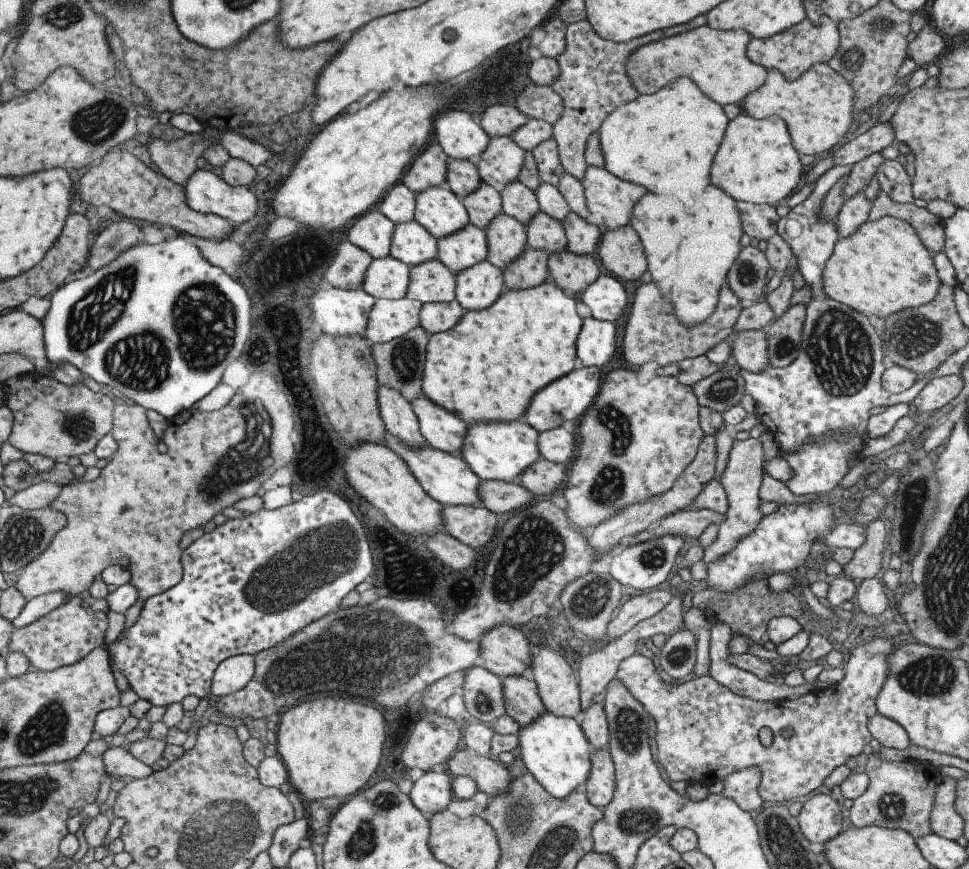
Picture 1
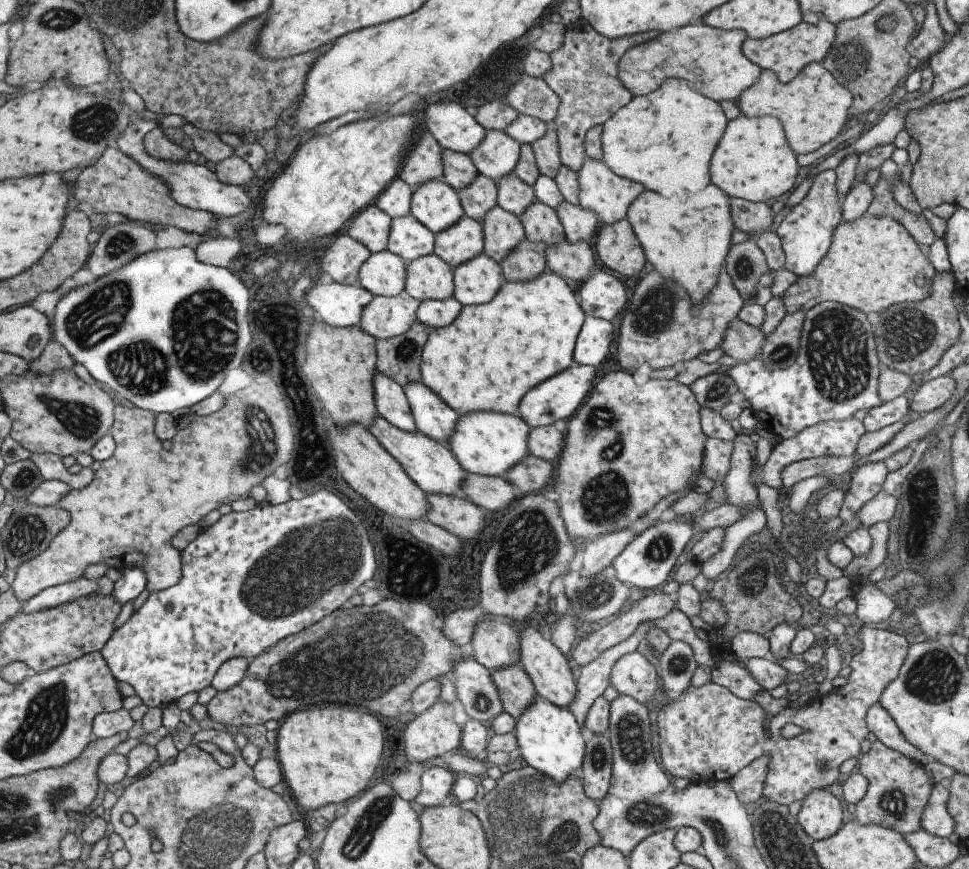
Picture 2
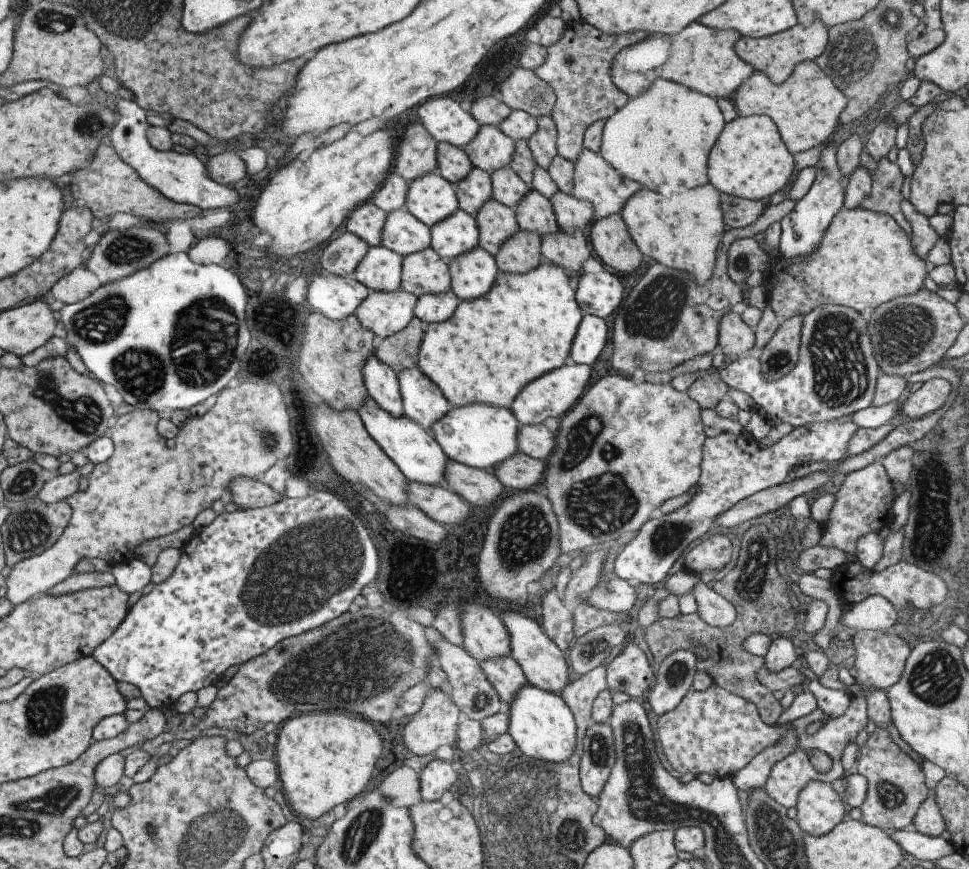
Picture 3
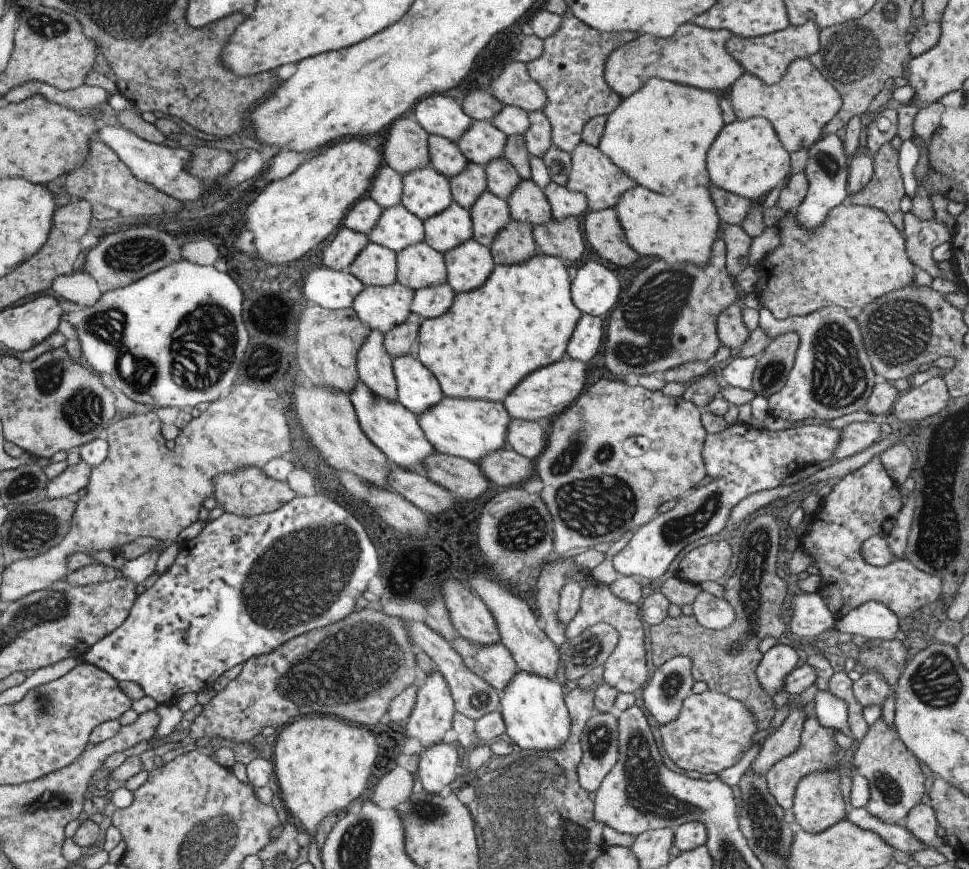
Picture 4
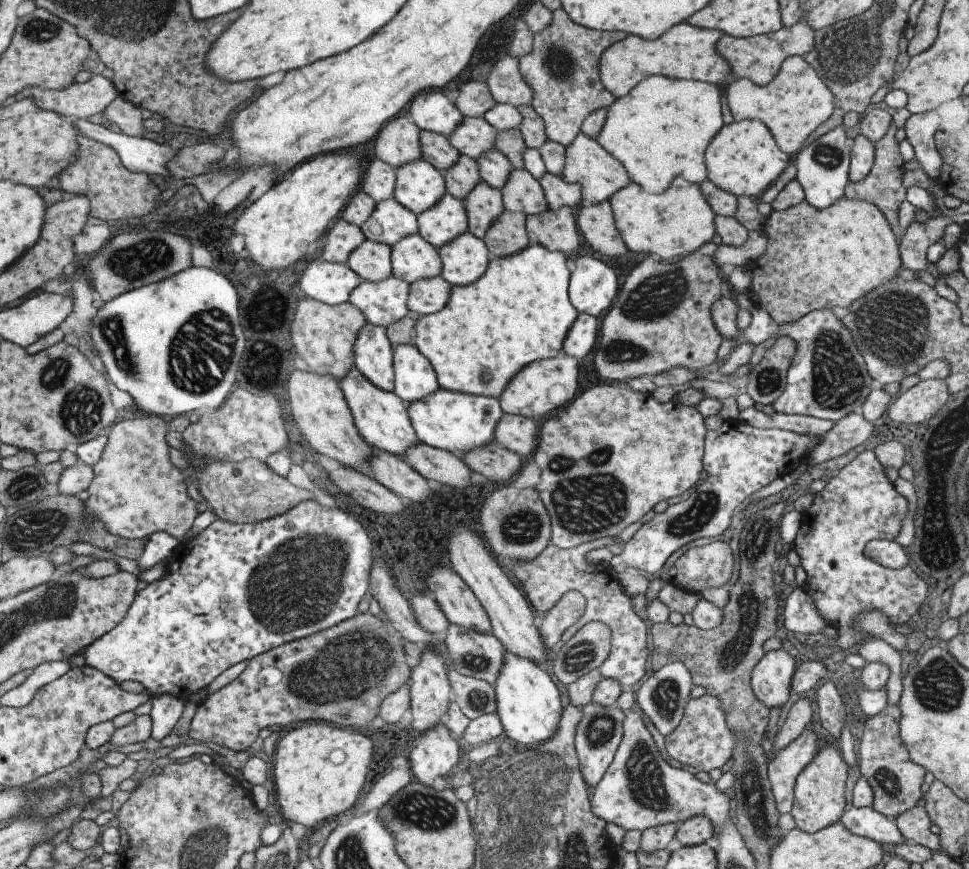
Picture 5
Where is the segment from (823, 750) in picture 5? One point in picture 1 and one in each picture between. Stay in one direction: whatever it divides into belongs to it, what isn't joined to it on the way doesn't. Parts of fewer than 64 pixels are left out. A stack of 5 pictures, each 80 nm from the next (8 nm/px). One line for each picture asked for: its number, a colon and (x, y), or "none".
1: (819, 819)
2: (820, 815)
3: (819, 809)
4: (817, 804)

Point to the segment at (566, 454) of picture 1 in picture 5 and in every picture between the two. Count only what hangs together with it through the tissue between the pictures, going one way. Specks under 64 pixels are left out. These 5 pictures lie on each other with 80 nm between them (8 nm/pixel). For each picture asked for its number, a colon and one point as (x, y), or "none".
2: (546, 442)
3: (536, 441)
4: (527, 438)
5: (516, 433)

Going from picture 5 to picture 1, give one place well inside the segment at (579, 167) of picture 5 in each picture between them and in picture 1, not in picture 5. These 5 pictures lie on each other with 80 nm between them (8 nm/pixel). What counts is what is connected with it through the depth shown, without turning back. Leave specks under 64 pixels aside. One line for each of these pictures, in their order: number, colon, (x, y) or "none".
1: (612, 198)
2: (608, 196)
3: (594, 181)
4: (591, 173)

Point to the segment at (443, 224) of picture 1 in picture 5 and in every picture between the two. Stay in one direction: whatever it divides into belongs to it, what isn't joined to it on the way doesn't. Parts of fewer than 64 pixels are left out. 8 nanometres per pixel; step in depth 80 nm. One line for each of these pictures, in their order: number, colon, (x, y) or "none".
2: (435, 205)
3: (429, 198)
4: (424, 192)
5: (417, 185)

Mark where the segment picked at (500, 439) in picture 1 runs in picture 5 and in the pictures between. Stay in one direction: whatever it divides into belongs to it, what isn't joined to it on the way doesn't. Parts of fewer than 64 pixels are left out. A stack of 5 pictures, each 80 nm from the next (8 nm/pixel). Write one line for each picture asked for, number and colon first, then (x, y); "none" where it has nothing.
2: (485, 443)
3: (480, 436)
4: (469, 428)
5: (448, 420)

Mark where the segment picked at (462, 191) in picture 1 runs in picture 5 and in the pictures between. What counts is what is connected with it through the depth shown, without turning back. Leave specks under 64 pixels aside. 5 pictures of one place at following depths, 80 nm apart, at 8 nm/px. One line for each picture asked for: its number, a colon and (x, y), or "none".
2: (458, 171)
3: (452, 164)
4: (443, 155)
5: (435, 149)

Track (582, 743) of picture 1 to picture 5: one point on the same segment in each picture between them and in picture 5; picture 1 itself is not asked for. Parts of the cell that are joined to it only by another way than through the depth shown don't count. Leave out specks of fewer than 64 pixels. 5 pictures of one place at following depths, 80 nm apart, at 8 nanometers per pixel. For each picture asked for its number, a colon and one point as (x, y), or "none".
2: (549, 739)
3: (540, 725)
4: (534, 715)
5: (527, 704)

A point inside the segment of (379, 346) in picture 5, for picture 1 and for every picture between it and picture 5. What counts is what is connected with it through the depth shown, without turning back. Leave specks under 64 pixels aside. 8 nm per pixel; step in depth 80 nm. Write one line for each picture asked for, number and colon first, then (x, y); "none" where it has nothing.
1: (396, 413)
2: (390, 402)
3: (380, 381)
4: (373, 364)

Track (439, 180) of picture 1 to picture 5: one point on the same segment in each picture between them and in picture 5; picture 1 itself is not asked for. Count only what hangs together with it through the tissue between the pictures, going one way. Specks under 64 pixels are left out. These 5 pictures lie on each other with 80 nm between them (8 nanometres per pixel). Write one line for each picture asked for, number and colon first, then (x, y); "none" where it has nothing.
2: (423, 163)
3: (416, 152)
4: (404, 148)
5: (397, 142)

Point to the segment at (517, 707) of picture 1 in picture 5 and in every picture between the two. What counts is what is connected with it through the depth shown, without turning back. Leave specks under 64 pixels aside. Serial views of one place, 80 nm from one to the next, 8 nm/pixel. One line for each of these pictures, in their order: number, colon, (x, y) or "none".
2: (515, 690)
3: (504, 675)
4: (493, 663)
5: (474, 654)

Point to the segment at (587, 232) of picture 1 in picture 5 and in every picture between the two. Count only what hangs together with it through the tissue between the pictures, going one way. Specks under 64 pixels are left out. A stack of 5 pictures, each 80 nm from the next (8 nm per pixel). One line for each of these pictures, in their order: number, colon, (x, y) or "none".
2: (579, 225)
3: (570, 213)
4: (563, 202)
5: (557, 192)

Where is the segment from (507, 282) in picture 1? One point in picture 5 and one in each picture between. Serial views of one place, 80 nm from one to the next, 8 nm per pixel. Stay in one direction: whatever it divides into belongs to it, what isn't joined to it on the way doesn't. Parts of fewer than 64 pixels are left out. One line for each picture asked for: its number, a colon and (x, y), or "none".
2: (527, 261)
3: (519, 254)
4: (514, 243)
5: (507, 235)

